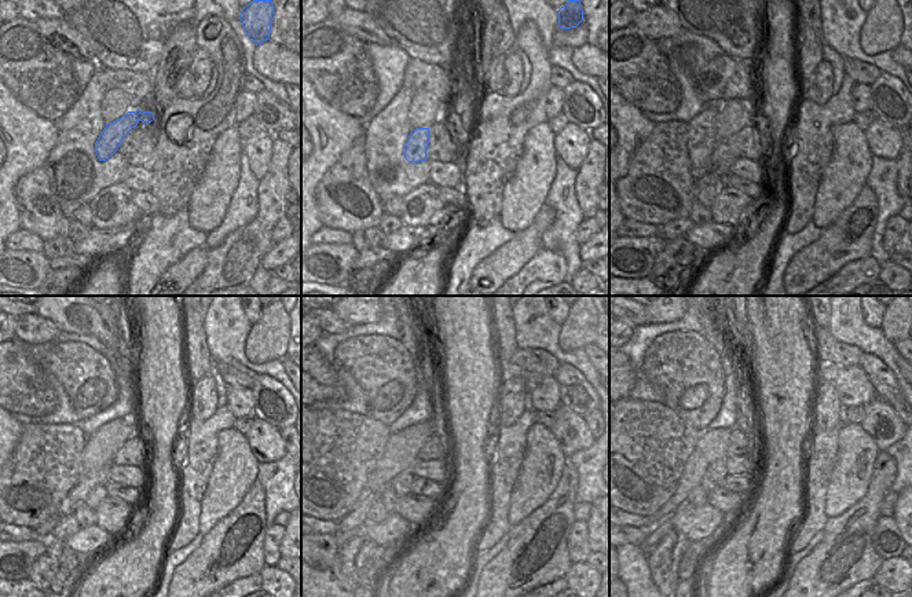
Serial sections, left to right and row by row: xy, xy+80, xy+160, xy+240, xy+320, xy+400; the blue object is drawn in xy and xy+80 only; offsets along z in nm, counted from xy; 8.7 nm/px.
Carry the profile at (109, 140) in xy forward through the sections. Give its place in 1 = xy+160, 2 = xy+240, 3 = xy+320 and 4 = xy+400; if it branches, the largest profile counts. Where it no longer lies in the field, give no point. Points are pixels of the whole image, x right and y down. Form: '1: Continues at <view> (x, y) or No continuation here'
1: Continues at xy+160 (722, 158)
2: Continues at xy+240 (87, 482)
3: Continues at xy+320 (350, 527)
4: Continues at xy+400 (652, 541)

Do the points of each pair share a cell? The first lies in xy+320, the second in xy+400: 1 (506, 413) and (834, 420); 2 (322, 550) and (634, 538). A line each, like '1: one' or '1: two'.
1: one
2: one

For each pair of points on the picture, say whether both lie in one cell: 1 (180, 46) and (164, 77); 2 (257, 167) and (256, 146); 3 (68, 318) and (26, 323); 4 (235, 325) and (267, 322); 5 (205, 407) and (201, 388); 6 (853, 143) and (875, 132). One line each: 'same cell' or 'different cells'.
1: same cell
2: same cell
3: different cells
4: different cells
5: same cell
6: different cells

